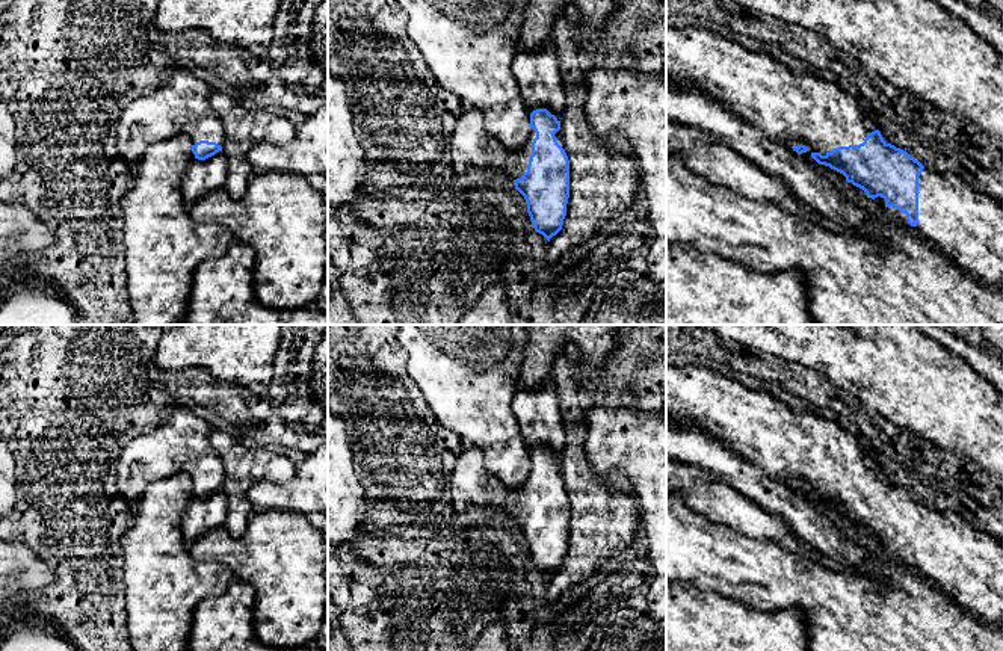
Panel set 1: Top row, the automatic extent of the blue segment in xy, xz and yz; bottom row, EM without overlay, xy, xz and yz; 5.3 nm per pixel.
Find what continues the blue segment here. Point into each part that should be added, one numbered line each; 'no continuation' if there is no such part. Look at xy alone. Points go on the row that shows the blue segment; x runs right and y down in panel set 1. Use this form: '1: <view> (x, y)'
1: xy (182, 106)

